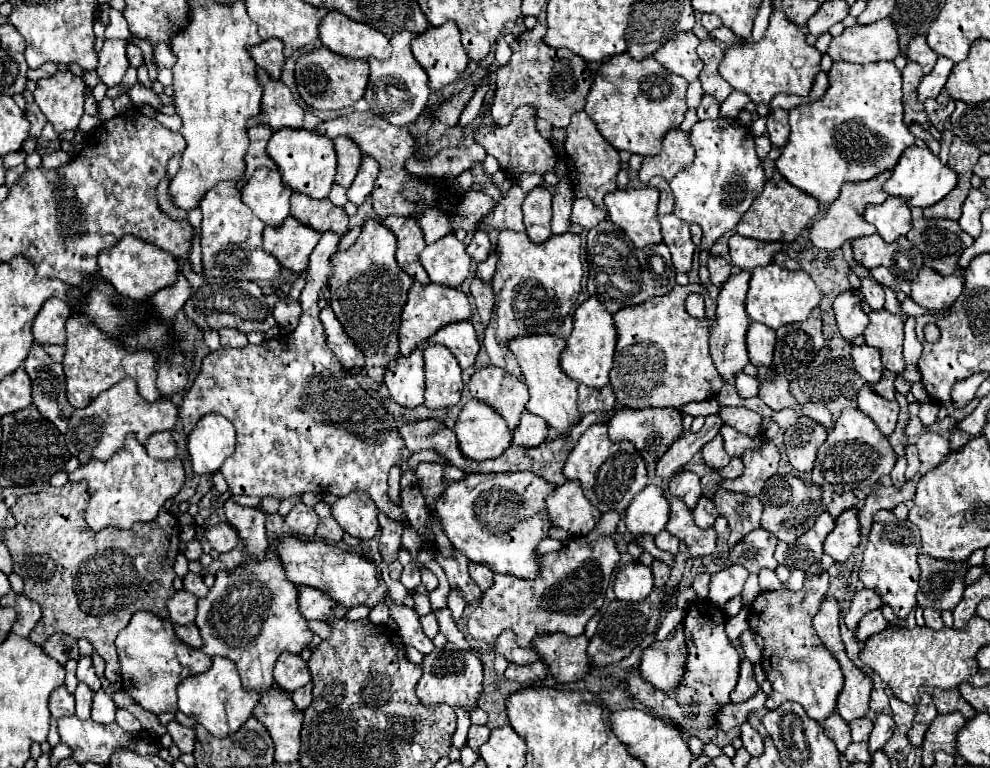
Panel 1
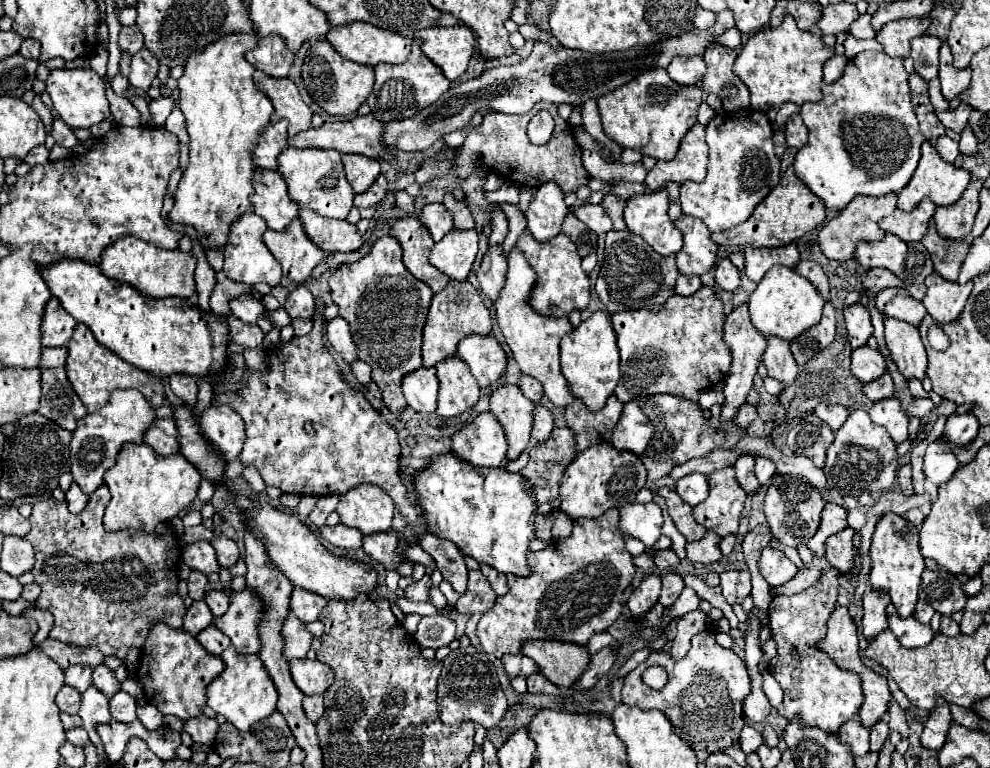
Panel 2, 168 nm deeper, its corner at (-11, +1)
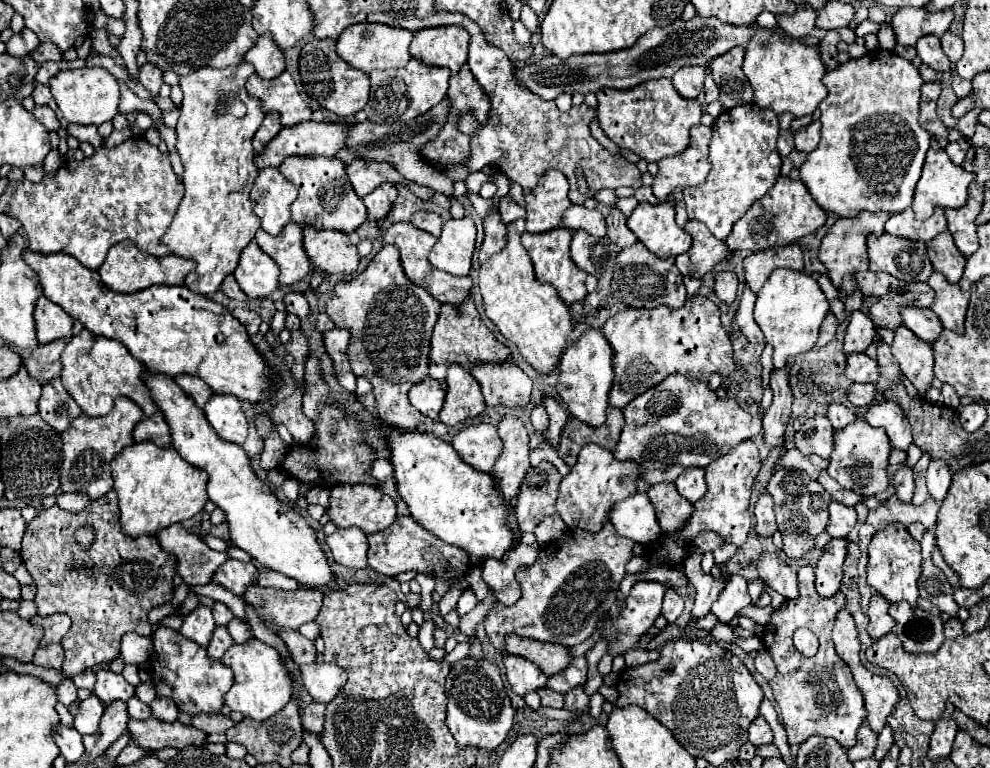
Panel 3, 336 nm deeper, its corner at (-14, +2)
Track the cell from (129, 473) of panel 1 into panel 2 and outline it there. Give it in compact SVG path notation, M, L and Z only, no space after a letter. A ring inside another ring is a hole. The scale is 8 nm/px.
M126 443L118 453L116 465L106 471L104 483L112 493L104 511L104 529L142 529L152 533L158 523L170 521L190 505L200 487L200 473L182 453L160 457L146 443Z

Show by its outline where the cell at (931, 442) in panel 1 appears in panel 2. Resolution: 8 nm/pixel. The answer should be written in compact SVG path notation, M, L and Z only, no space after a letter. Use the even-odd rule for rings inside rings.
M936 439L928 445L926 455L924 455L924 475L932 483L940 485L940 483L948 481L958 467L960 467L960 461L952 453L948 443L944 443L942 439Z

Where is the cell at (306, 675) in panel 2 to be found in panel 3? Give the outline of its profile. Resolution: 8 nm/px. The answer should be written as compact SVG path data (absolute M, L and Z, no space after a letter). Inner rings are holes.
M325 662L305 664L301 666L301 674L307 692L313 696L315 702L321 704L329 704L343 690L347 682L347 672L337 664L325 664Z

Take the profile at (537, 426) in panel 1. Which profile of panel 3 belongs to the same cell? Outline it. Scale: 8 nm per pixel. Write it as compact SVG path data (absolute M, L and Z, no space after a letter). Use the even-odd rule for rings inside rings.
M535 406L533 412L531 412L531 424L537 432L543 432L547 426L549 426L549 416L545 412L543 406Z

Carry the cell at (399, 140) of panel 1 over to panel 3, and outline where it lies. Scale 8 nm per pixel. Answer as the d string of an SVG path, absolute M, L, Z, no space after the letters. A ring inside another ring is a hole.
M307 120L307 122L299 122L297 126L285 126L281 128L281 132L265 146L263 152L255 154L255 166L257 170L263 170L267 166L273 166L277 168L283 158L287 156L335 156L339 150L345 148L345 134L349 130L349 124L333 124L333 122L313 122L313 120Z

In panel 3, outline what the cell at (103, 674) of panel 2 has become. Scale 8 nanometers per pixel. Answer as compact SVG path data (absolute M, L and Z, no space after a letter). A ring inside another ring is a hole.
M111 670L97 672L97 684L93 692L105 702L105 706L115 700L129 700L131 696L135 696L135 688L121 674L115 674Z

